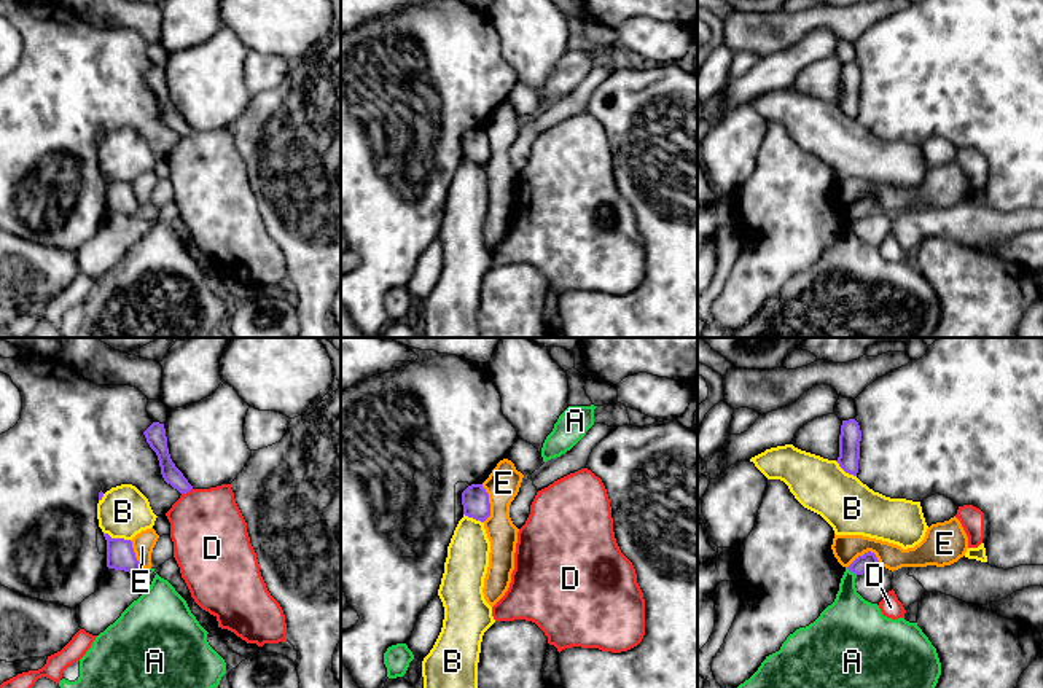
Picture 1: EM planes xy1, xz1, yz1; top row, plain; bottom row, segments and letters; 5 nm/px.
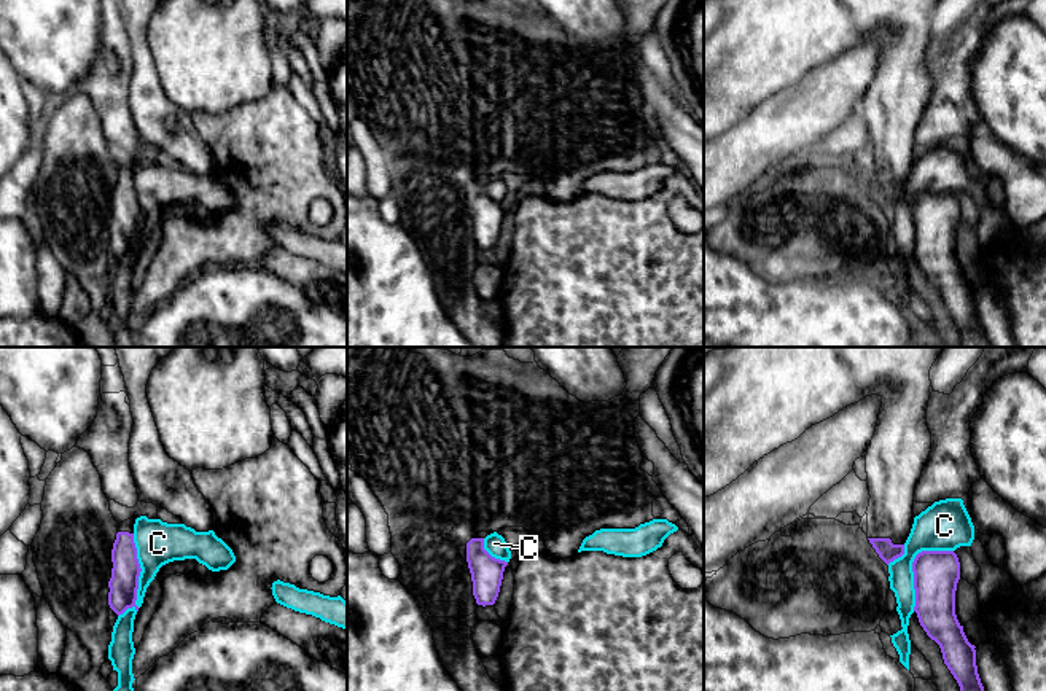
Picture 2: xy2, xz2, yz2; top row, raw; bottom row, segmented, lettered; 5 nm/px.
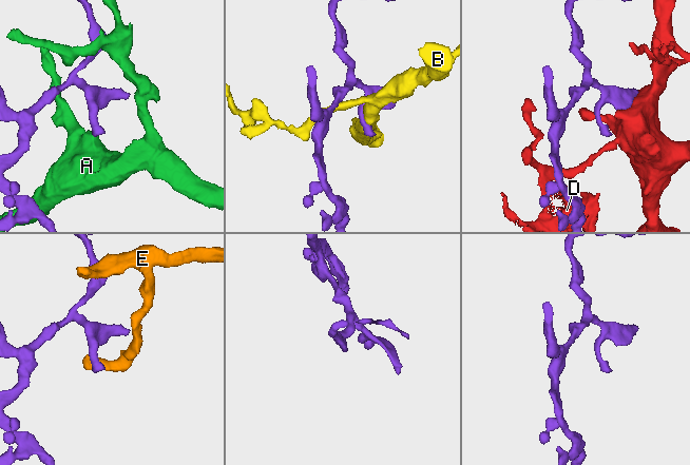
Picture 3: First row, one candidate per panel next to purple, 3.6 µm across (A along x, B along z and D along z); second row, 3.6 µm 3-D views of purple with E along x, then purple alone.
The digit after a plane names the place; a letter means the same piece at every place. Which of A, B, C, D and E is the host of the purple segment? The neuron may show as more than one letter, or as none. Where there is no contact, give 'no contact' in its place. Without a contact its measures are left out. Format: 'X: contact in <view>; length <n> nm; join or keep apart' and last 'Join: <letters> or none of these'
A: contact in yz1; length 70 nm; keep apart
B: contact in xy1; length 140 nm; keep apart
C: contact in xy2; length 440 nm; keep apart
D: contact in xy1; length 70 nm; keep apart
E: contact in yz1; length 170 nm; keep apart
Join: none of these

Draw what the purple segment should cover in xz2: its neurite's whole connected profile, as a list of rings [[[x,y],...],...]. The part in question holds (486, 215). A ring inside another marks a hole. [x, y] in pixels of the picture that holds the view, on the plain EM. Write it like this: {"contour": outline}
{"contour": [[[471,182],[466,186],[466,205],[471,217],[476,247],[482,250],[494,248],[508,205],[492,201],[484,193],[484,182]]]}

